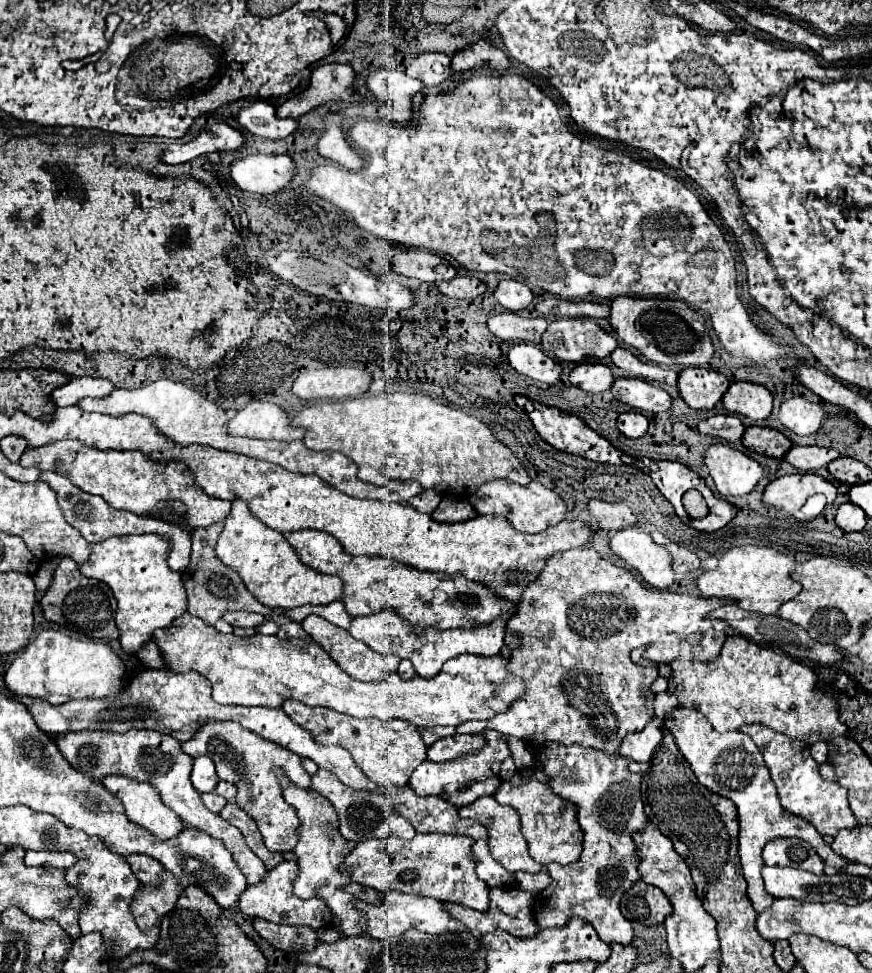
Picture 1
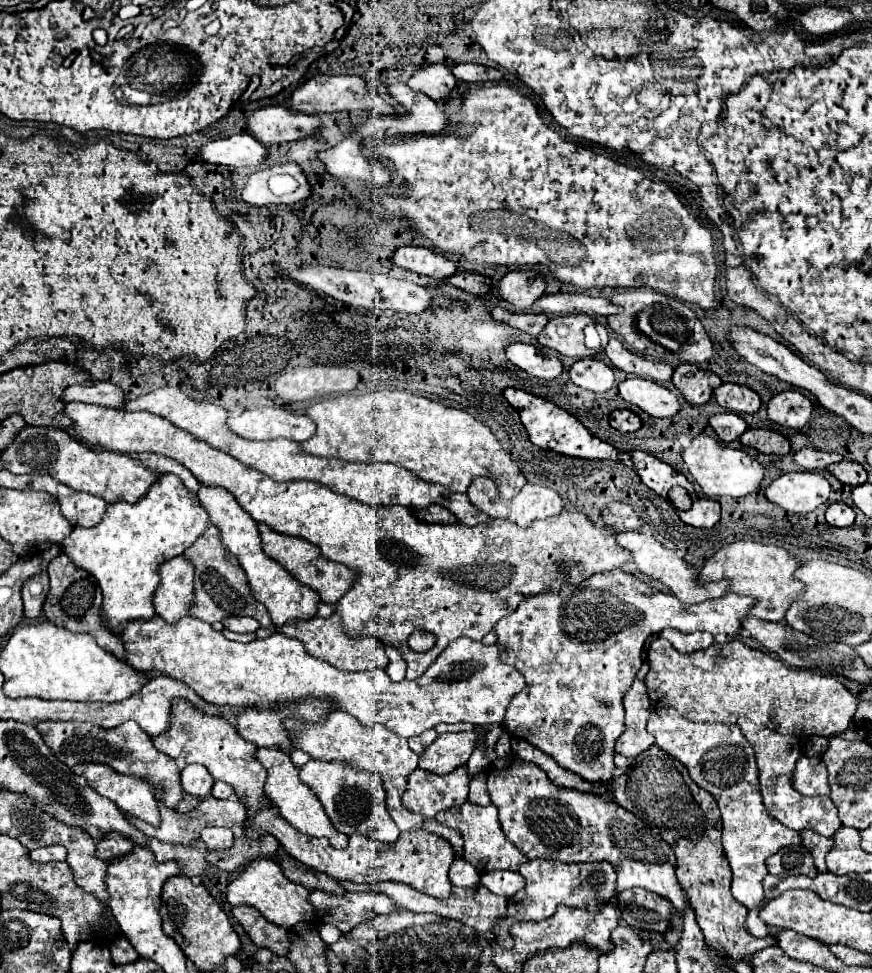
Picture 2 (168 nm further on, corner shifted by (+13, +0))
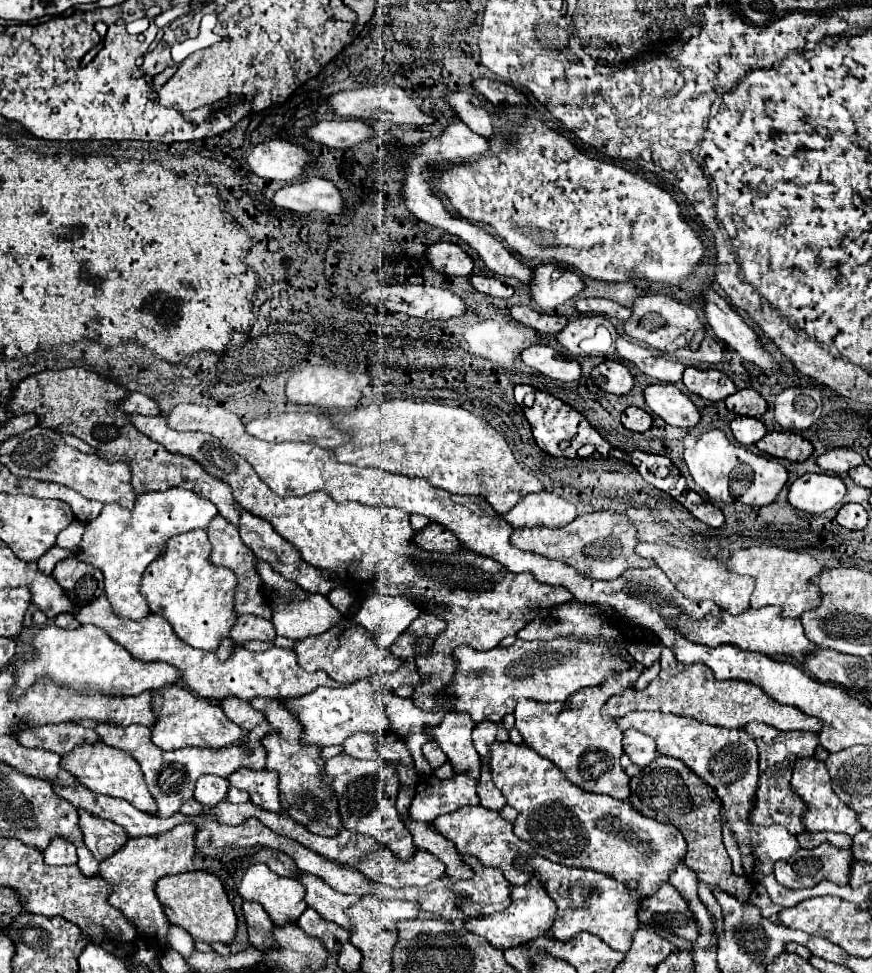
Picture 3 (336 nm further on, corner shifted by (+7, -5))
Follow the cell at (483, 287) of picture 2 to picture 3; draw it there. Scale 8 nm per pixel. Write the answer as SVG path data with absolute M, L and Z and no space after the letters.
M472 275L470 281L472 281L472 285L474 285L478 291L488 293L488 295L492 295L492 297L510 299L512 293L514 293L514 289L512 289L510 285L506 285L506 283L504 283L502 279L498 279L498 277L476 277L476 275Z

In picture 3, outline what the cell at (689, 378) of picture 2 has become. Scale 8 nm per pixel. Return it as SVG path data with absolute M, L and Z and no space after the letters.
M686 367L684 385L692 393L696 393L696 395L708 399L708 401L722 401L728 395L736 393L736 387L734 387L732 379L726 373L718 371L718 369Z

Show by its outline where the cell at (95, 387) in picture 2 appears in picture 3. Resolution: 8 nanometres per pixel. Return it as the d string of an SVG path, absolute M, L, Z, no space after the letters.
M130 393L130 397L126 401L120 403L120 409L126 411L128 415L132 413L142 413L142 415L160 415L160 409L158 409L158 403L144 395L144 393Z

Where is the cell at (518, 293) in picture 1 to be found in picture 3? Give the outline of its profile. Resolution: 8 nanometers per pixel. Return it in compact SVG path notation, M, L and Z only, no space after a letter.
M554 263L538 265L534 273L536 277L530 285L530 291L534 301L542 309L554 309L566 303L568 299L574 299L586 287L578 273L574 273L572 269L562 269Z

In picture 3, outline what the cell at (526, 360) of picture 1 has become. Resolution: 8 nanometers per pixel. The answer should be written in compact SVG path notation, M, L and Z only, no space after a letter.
M538 343L528 347L526 351L522 351L520 359L530 365L532 369L544 373L550 379L560 379L560 381L576 381L582 375L580 363L576 359L564 357L562 353L558 353L556 349L552 349L550 345Z

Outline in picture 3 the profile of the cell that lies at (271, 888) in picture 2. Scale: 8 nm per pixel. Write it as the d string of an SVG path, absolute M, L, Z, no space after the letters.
M256 863L244 873L238 895L244 901L258 901L274 925L296 923L306 909L302 883L292 877L276 875L264 863Z

